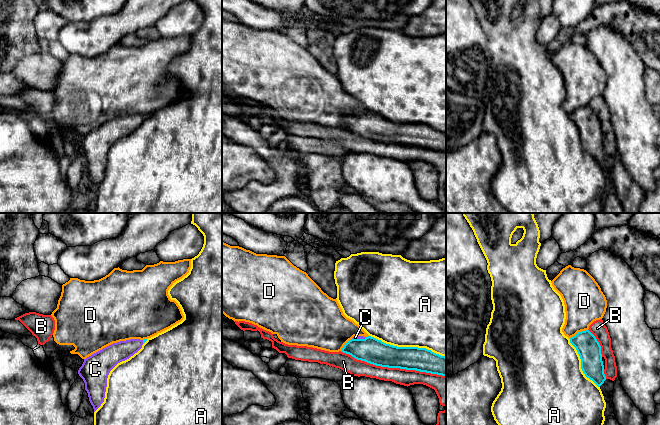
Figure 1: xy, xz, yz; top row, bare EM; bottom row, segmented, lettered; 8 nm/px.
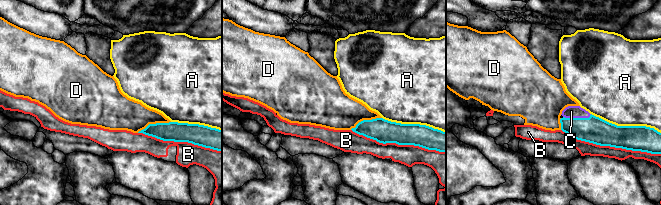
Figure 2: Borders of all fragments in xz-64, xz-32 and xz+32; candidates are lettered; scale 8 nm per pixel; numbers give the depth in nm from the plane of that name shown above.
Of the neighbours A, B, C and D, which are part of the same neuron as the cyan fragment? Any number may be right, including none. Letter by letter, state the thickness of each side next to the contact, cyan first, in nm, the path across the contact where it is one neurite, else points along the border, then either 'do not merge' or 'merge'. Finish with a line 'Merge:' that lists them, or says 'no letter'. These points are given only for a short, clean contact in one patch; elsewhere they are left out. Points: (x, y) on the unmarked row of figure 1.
A: 200/500 nm | do not merge
B: 200/130 nm | do not merge
C: 200/30 nm | across xz (371, 126), (359, 115), (355, 113) | merge
D: 190/320 nm | do not merge
Merge: C

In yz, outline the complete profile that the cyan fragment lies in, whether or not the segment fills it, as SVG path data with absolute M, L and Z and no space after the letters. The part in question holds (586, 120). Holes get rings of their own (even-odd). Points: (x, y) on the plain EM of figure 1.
M585 106L571 113L570 119L576 124L580 132L581 145L585 152L600 163L606 156L606 152L601 122L596 113L589 106Z

